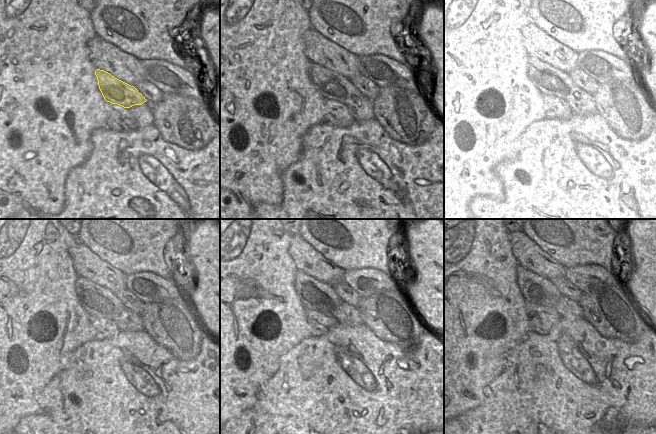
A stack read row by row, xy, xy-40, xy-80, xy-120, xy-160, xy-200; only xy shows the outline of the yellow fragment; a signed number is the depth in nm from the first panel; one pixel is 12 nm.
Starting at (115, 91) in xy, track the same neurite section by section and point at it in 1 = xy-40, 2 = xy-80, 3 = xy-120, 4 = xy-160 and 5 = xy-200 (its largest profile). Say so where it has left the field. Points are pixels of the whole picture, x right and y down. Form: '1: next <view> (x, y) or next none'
1: next xy-40 (332, 86)
2: next xy-80 (549, 80)
3: next xy-120 (98, 301)
4: next xy-160 (316, 295)
5: next xy-200 (535, 289)

